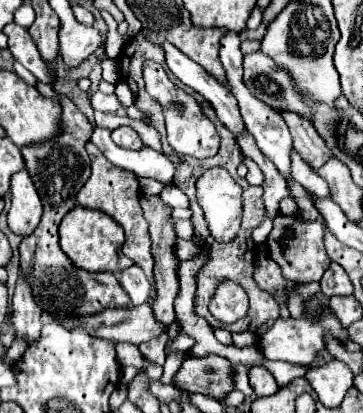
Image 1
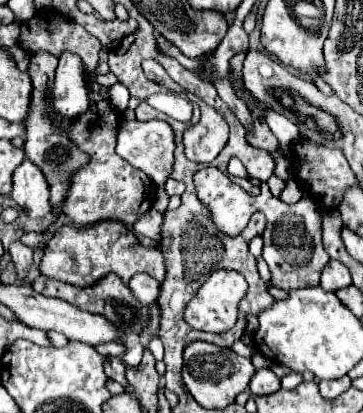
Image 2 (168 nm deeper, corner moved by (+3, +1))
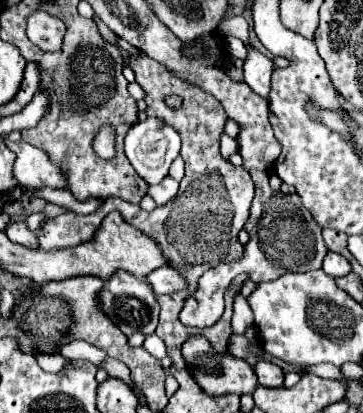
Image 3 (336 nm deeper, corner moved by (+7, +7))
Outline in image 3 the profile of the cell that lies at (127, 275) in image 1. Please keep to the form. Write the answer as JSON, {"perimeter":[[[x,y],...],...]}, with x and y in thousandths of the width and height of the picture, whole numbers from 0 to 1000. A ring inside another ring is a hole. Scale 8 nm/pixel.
{"perimeter":[[[455,644],[455,649],[438,649],[433,659],[416,659],[399,678],[410,678],[410,688],[421,692],[421,702],[433,712],[482,712],[482,707],[515,702],[510,673],[488,654],[477,654],[471,644]]]}

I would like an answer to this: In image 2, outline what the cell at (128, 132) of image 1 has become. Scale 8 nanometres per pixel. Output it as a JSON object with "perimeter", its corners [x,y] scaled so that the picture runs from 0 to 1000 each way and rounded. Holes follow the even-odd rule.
{"perimeter":[[[333,291],[328,315],[322,315],[322,373],[333,383],[344,383],[361,402],[394,412],[427,446],[449,446],[466,431],[471,397],[477,397],[477,363],[482,363],[477,315],[466,310],[460,295],[444,295],[444,291],[410,291],[410,295]]]}

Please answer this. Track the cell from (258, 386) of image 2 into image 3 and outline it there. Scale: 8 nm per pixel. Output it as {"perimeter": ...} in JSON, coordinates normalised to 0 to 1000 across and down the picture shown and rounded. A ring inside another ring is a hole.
{"perimeter":[[[713,877],[702,886],[702,906],[713,915],[713,930],[719,935],[736,935],[736,939],[752,939],[752,935],[780,935],[780,896],[747,877]]]}

